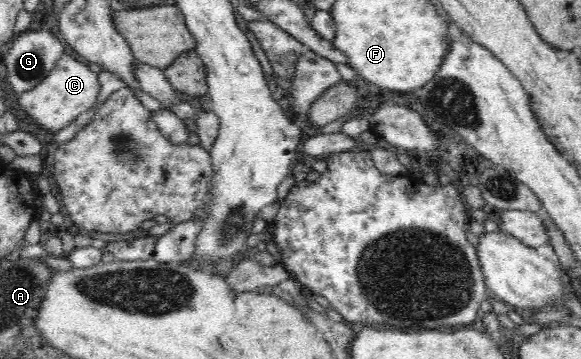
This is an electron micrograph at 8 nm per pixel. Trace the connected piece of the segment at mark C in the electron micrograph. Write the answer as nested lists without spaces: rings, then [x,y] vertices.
[[[64,54],[56,62],[54,69],[36,87],[18,96],[18,107],[42,131],[56,134],[65,129],[66,125],[72,123],[81,113],[94,106],[100,90],[98,74],[91,71],[86,64]]]

